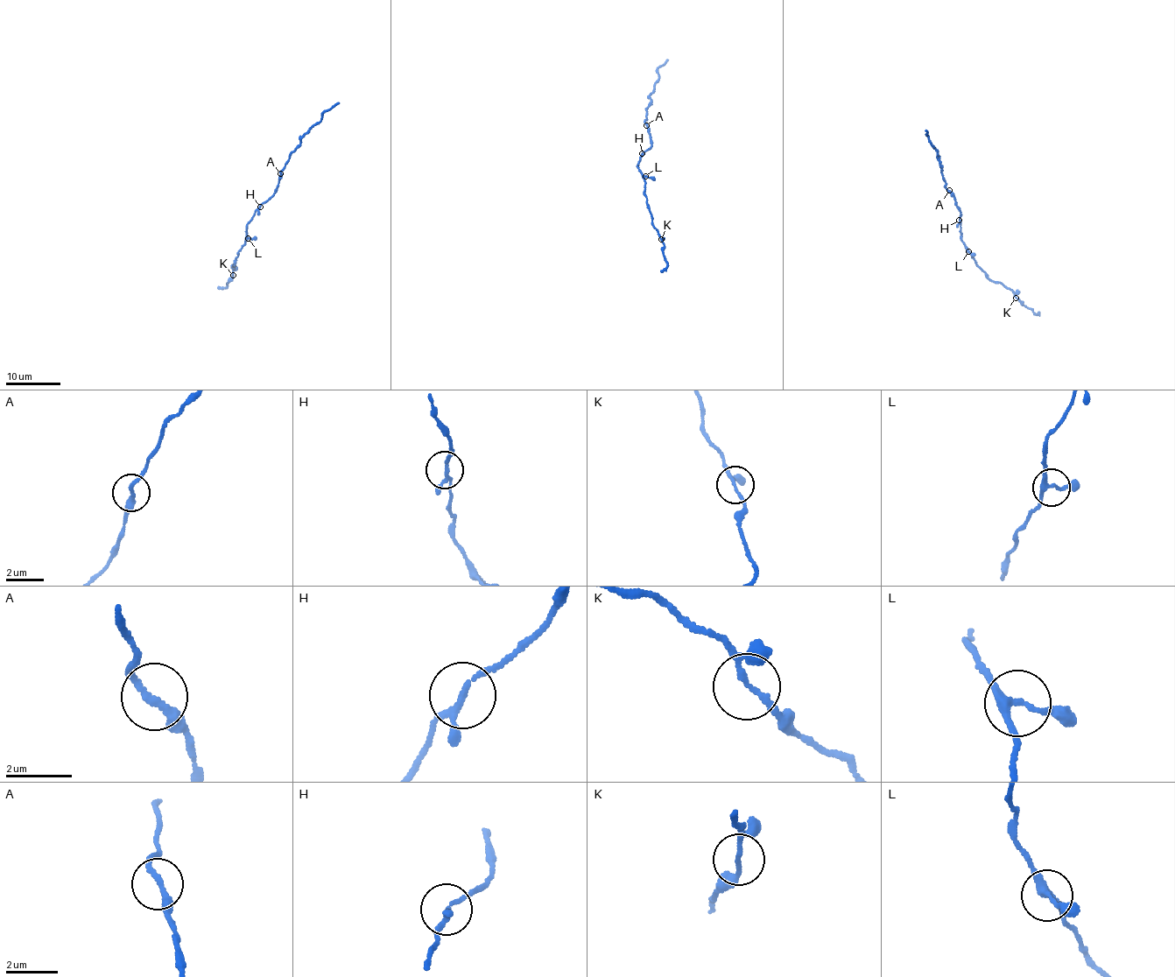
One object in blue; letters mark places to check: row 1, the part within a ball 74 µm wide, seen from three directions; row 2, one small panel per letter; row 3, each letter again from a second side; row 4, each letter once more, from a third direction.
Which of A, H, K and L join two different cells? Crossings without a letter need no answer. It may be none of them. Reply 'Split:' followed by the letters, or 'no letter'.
Split: no letter

